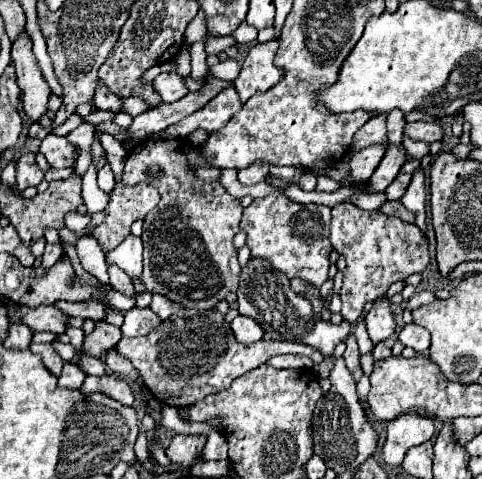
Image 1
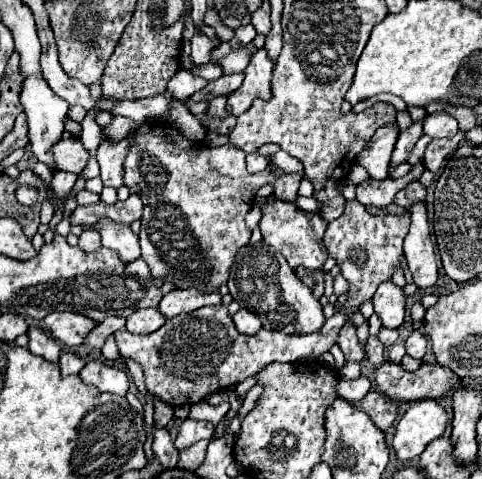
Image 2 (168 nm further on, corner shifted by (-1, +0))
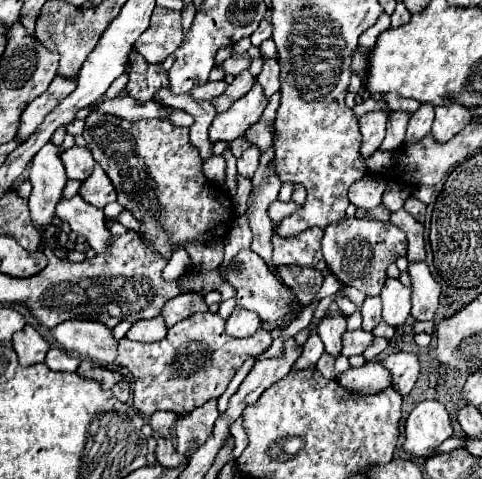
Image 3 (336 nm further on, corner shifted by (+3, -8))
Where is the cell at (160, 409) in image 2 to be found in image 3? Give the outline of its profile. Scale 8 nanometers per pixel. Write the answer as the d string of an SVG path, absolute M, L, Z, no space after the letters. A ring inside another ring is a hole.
M65 320L53 328L55 340L75 356L87 356L103 364L113 364L117 358L119 340L113 338L111 328L95 320Z

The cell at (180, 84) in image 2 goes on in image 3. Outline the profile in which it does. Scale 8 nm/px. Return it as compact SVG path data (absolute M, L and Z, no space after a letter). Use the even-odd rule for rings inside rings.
M221 80L221 82L207 82L195 90L191 90L191 96L197 98L197 100L213 100L217 96L221 96L227 88L227 82Z

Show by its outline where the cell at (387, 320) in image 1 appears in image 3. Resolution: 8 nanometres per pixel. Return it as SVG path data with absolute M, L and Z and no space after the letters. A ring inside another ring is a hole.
M387 278L381 290L383 300L383 320L391 326L399 326L405 322L411 310L411 286L403 286L395 278Z

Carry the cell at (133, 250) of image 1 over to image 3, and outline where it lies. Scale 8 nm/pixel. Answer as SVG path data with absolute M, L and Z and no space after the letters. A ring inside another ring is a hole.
M81 196L63 198L57 204L59 220L67 222L75 234L81 234L91 248L99 254L105 252L109 242L109 230L105 228L105 216L101 208L93 208L81 200Z

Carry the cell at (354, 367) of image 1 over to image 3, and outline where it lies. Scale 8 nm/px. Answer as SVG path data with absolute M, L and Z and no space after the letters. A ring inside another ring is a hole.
M327 316L317 328L317 334L325 344L325 352L329 352L331 356L341 354L341 332L345 332L343 316Z

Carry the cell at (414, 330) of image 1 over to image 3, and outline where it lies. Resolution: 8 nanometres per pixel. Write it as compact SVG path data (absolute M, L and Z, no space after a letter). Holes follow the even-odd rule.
M395 352L385 356L383 366L391 372L391 386L401 394L409 394L417 376L419 376L419 360L415 354L407 352Z

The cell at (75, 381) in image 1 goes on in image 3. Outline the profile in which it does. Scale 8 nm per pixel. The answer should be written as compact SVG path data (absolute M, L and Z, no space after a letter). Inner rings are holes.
M51 346L49 348L49 352L47 352L47 358L45 358L45 364L51 368L51 370L65 370L65 372L69 372L69 370L77 370L77 366L79 366L79 358L73 358L71 354L67 354L65 350L61 350L61 348L57 348L57 346Z

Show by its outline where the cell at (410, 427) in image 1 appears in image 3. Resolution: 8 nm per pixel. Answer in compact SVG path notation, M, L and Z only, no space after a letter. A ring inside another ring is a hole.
M425 400L407 418L403 448L415 458L427 458L451 436L453 426L445 406L437 400Z

